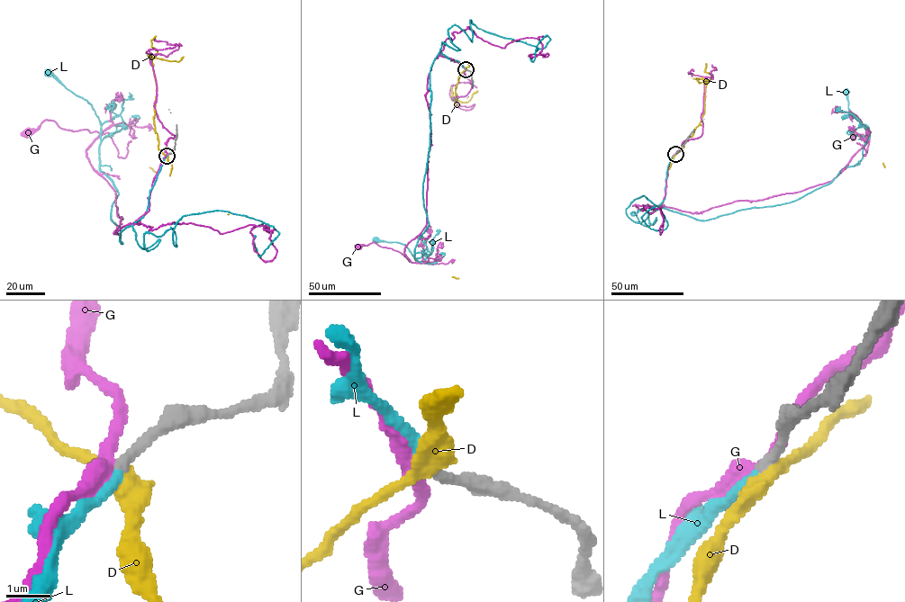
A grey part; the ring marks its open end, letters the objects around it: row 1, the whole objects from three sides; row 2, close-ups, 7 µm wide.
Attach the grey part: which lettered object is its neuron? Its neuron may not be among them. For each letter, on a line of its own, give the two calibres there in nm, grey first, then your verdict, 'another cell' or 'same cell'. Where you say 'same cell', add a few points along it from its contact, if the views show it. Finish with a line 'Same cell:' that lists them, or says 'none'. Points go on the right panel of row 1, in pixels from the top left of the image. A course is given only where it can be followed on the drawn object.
D: 260 nm thick on the grey side, 380 nm on the other; another cell
G: 240 nm thick on the grey side, 340 nm on the other; another cell
L: 260 nm thick on the grey side, 240 nm on the other; same cell; it runs (675, 154), (659, 207), (706, 220), (792, 202), (861, 159), (865, 129), (849, 110), (846, 92)
Same cell: L

